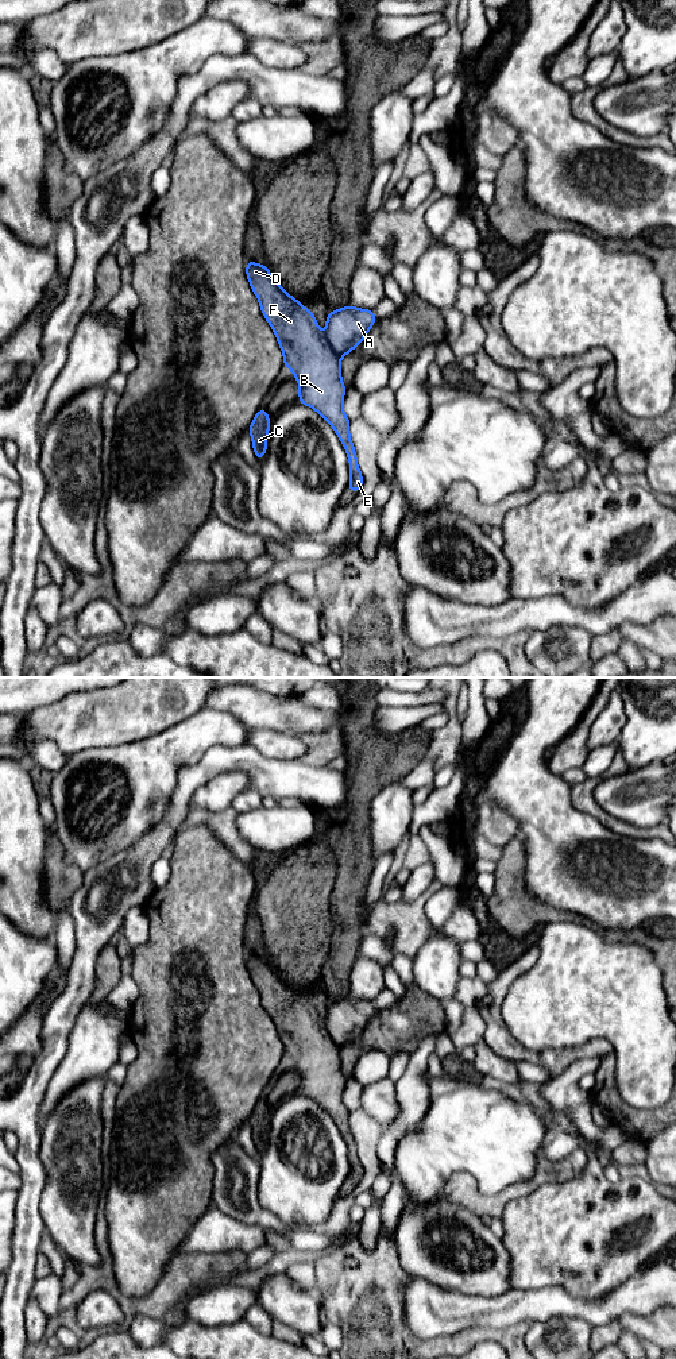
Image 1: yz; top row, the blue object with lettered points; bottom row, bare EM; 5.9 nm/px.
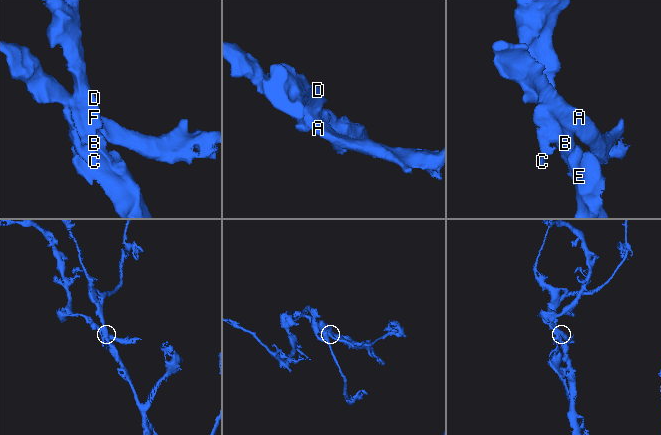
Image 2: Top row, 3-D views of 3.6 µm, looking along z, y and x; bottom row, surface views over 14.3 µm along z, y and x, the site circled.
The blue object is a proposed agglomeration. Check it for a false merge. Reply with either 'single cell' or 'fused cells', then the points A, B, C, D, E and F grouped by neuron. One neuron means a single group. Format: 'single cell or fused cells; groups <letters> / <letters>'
fused cells; groups A / B C D E F

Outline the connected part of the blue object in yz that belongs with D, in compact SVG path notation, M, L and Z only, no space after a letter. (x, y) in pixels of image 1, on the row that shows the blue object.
M247 260L246 274L260 312L274 329L283 364L300 383L298 402L313 408L333 428L349 462L347 490L359 493L363 475L349 437L351 421L343 410L345 385L341 381L341 358L320 333L314 314L281 287L266 265Z

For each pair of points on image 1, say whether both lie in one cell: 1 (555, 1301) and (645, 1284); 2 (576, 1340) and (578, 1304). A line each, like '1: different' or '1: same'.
1: same
2: different

